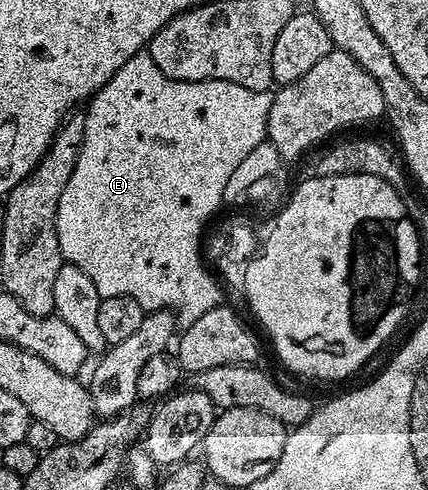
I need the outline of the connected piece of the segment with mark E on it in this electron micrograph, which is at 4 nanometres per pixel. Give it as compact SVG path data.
M146 50L138 51L136 55L129 57L129 61L125 61L125 65L121 65L121 69L117 69L117 73L113 73L113 77L109 77L107 84L96 95L91 96L85 107L85 137L81 145L81 153L77 157L77 165L73 165L73 177L69 177L68 183L65 184L65 193L61 193L61 201L57 205L57 245L61 249L64 260L72 263L77 269L81 269L81 273L85 273L85 277L89 277L89 281L93 281L93 285L97 285L97 293L100 299L105 297L133 297L133 301L137 301L142 305L144 312L174 311L180 328L187 327L193 321L197 321L197 317L202 317L204 313L209 313L209 309L215 307L215 287L211 287L211 279L207 279L207 275L203 275L203 270L199 268L199 259L195 259L195 238L199 236L199 223L203 223L204 217L211 217L211 207L215 207L215 203L219 199L219 191L223 191L223 183L229 182L233 169L237 168L239 162L245 161L245 157L255 146L261 145L267 139L267 122L269 121L271 97L271 91L245 89L245 85L237 85L233 81L206 79L205 81L190 83L180 79L170 79L165 77L165 73L161 73L161 69L157 69L157 61L153 61L153 57Z

